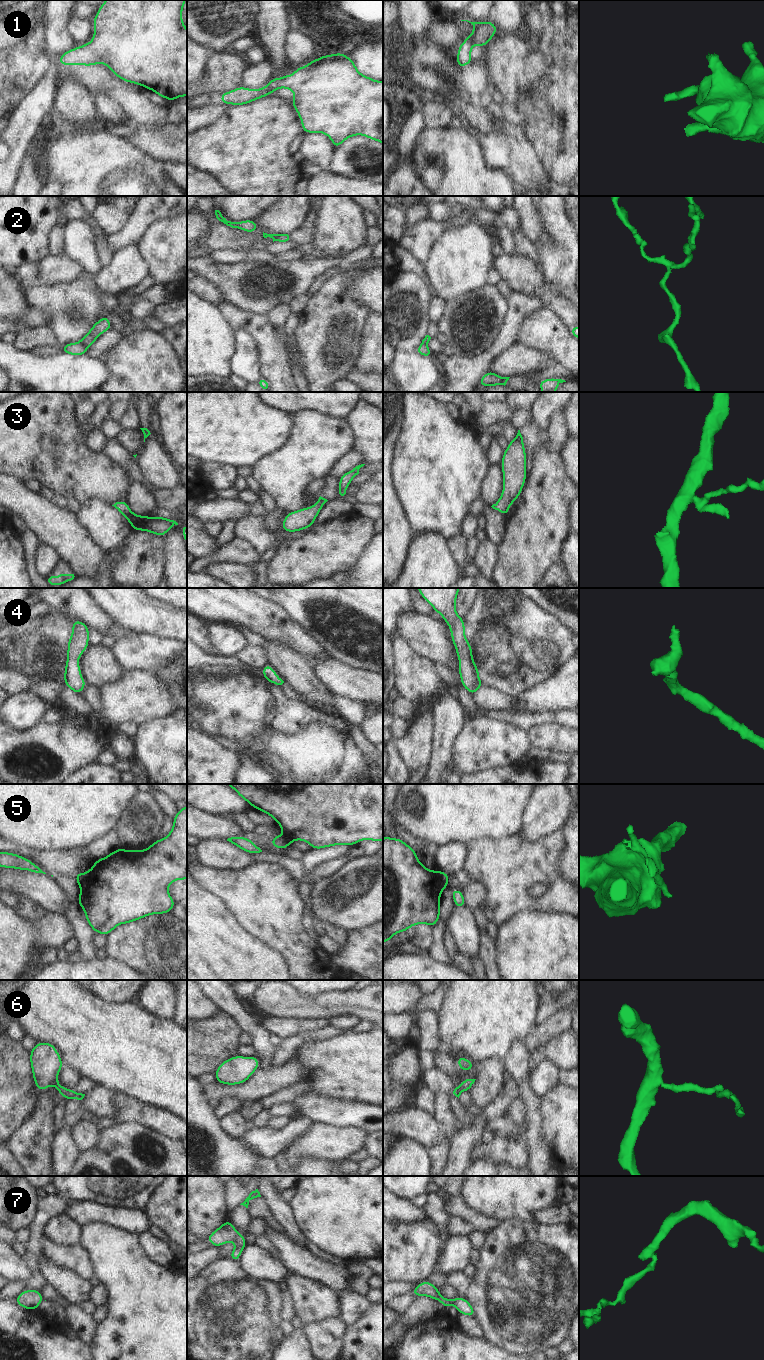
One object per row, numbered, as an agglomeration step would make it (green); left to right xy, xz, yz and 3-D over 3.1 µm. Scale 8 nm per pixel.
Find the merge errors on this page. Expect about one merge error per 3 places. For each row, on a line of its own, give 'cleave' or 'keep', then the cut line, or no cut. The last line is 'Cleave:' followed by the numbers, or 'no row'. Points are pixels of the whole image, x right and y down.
1: keep | no cut
2: cleave | xy (78, 342), (86, 348)
3: keep | no cut
4: keep | no cut
5: cleave | yz (435, 870), (440, 874), (444, 886)
6: keep | no cut
7: cleave | xz (237, 1233), (234, 1241)
Cleave: 2, 5, 7

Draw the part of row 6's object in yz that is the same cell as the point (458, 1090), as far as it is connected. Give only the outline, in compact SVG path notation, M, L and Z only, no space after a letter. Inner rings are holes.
M467 1076L466 1079L454 1089L453 1094L459 1098L463 1091L470 1091L475 1080L476 1079L471 1079L469 1076Z

